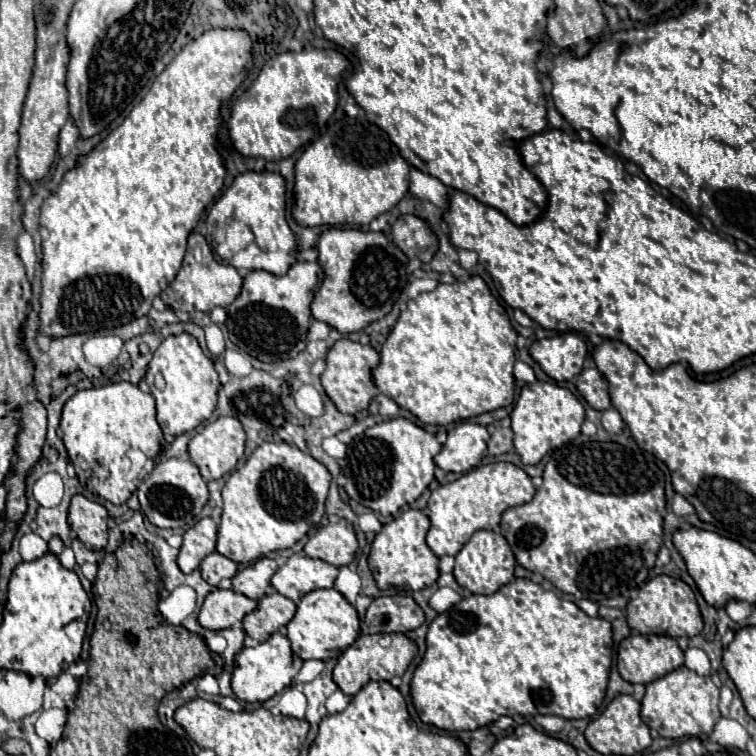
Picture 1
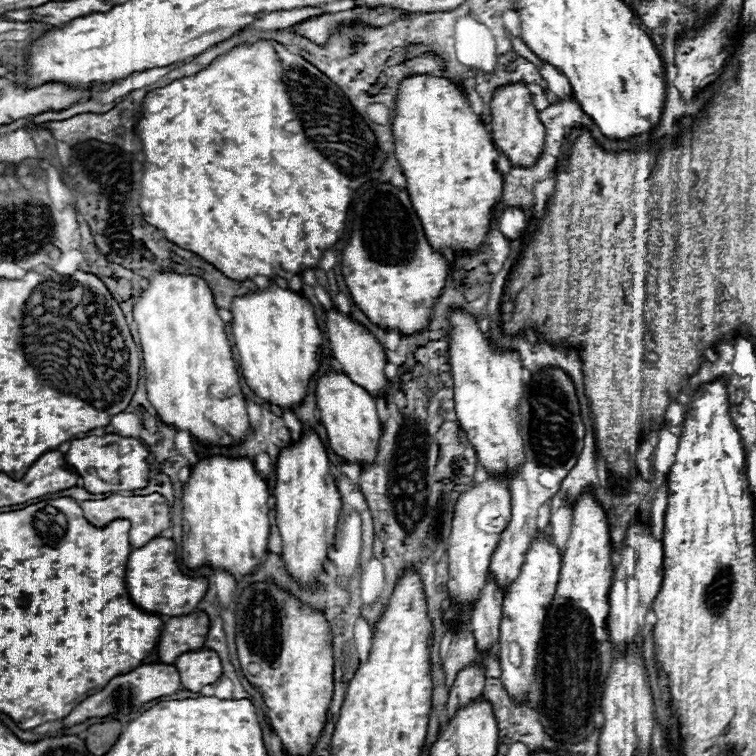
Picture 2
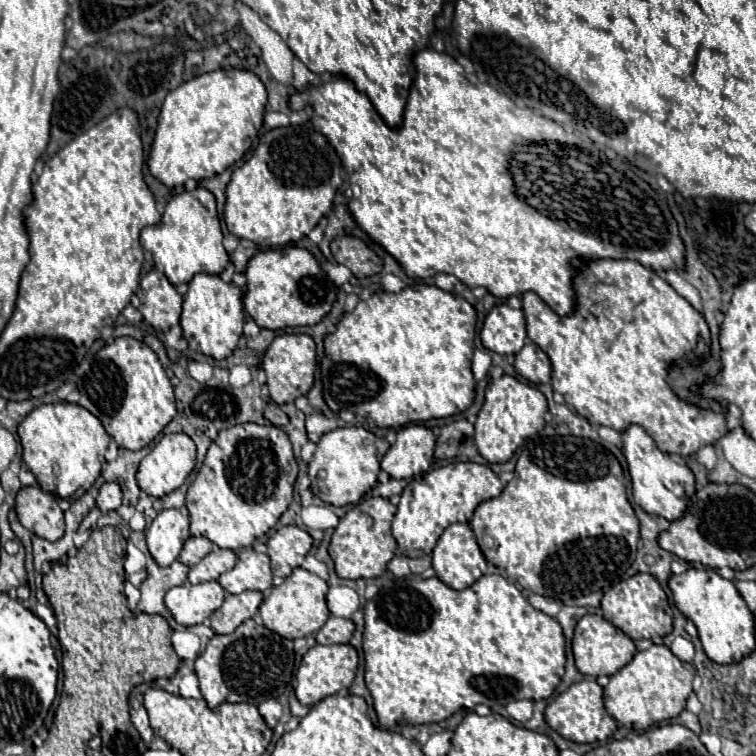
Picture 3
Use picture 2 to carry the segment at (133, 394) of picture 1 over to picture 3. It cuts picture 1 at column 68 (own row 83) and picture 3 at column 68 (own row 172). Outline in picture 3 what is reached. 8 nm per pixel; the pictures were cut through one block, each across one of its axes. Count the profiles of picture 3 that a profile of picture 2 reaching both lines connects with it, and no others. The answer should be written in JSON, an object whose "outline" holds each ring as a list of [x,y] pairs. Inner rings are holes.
{"outline":[[[42,404],[34,408],[18,426],[22,442],[22,462],[36,476],[42,490],[56,498],[80,498],[100,476],[104,452],[110,444],[102,422],[78,404]]]}

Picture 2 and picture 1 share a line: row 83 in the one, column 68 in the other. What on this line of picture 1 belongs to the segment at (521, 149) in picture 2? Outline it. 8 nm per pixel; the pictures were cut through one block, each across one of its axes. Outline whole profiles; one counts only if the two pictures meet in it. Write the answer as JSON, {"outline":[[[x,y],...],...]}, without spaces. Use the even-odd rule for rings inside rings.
{"outline":[[[74,496],[68,524],[88,550],[102,550],[108,544],[108,510],[84,496]]]}

